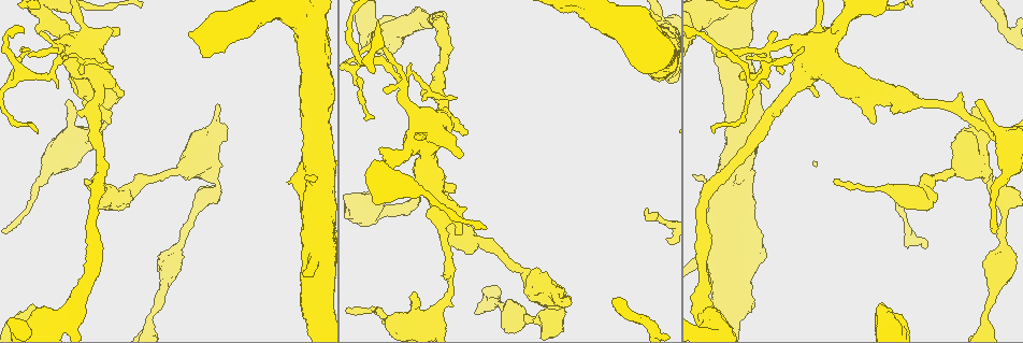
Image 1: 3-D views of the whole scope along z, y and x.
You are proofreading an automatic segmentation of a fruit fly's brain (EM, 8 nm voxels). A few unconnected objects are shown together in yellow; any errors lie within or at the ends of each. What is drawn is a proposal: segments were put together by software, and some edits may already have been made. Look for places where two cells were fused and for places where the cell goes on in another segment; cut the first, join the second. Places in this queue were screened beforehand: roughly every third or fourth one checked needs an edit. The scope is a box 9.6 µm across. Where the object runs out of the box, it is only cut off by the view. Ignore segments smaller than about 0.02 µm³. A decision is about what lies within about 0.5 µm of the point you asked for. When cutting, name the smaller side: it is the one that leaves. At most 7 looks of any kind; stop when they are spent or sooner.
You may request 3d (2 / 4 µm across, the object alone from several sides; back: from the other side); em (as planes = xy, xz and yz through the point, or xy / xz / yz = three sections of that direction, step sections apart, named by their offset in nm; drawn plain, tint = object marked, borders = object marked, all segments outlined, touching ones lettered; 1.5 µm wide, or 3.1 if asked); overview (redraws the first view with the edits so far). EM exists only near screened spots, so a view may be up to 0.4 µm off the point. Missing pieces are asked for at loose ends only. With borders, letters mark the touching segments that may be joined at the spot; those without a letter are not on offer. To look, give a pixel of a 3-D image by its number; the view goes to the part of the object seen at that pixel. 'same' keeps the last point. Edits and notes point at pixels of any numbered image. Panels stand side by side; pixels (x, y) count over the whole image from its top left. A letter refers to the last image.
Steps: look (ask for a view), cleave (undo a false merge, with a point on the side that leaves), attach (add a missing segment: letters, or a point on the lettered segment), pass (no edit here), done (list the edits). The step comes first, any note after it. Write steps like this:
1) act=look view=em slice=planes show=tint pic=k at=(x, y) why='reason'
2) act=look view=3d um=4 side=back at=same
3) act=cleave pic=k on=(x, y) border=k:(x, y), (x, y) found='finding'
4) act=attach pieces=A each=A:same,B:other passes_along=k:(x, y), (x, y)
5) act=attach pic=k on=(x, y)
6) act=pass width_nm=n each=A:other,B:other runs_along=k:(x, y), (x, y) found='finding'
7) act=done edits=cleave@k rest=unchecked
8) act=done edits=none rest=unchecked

act=look view=em slice=planes show=borders pic=1 at=(882, 303) why='branch stops here'

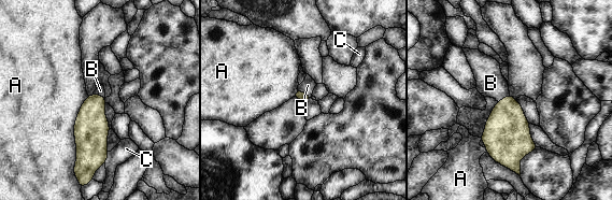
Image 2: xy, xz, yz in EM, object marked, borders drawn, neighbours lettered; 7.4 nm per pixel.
act=attach pieces=B each=A:other,B:same,C:other passes_along=2:(301, 96), (303, 93), (308, 85) found='the cell continues'

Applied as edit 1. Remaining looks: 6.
act=look view=3d um=2 pic=1 at=(922, 247) why='free end'

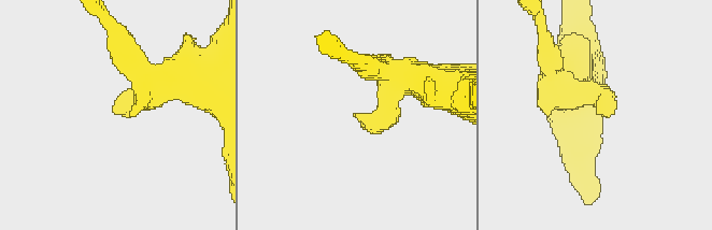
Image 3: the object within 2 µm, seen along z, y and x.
act=look view=em slice=planes show=tint pic=3 at=(113, 112) why='need the tissue'

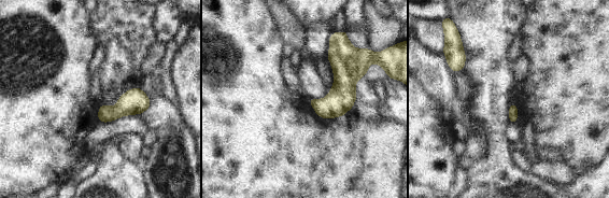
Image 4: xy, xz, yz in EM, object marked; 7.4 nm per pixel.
act=look view=em slice=planes show=borders at=same why='what lies round it'

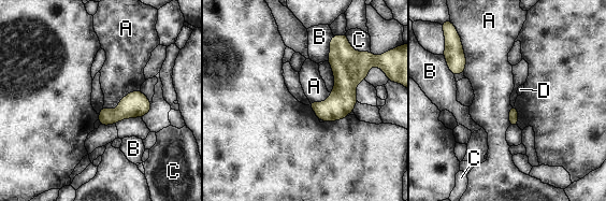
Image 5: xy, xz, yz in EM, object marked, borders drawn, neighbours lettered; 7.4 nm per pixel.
act=pass longest_contact=A:320nm each=A:other,B:other,C:other,D:other found='no lettered segment goes on from it'

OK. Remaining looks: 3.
act=look view=3d um=2 pic=1 at=(402, 85) why='calibre changes'

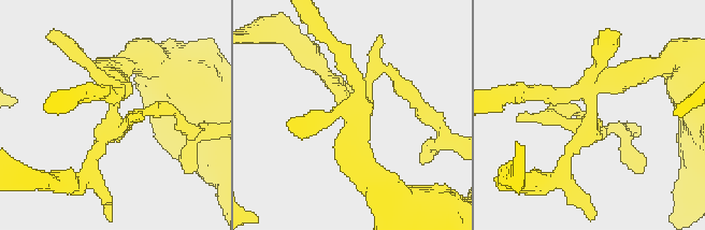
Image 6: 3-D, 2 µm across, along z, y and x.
act=look view=em slice=planes show=plain pic=6 at=(112, 124) why='now the EM'

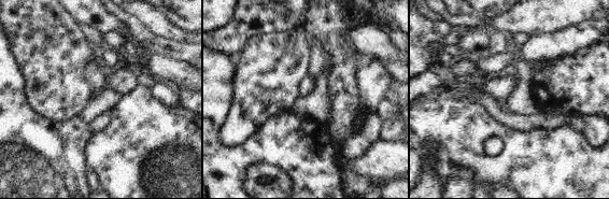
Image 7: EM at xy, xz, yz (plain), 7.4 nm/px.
act=look view=em slice=planes show=borders at=same why='see the neighbours'

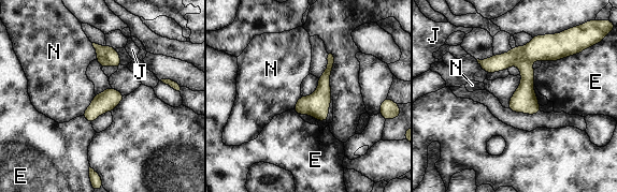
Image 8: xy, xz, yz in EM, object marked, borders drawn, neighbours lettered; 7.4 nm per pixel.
act=cleave pic=8 on=(112, 56) longest_contact=E:320nm each=E:other,J:other,N:other part_leaving=8:(570, 52), (522, 53), (482, 63) found='a second cell is stuck on'

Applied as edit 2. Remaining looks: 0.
act=done edits=attach@2,cleave@8 rest=unchecked

